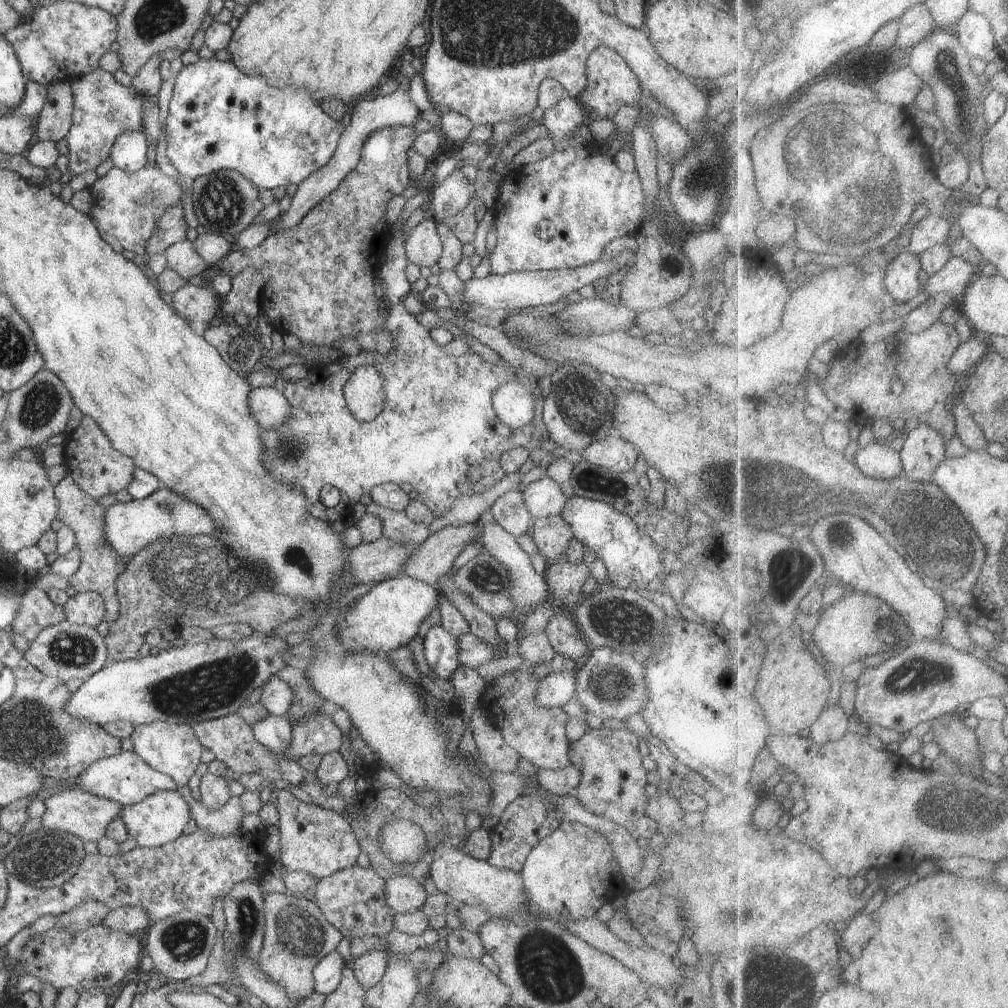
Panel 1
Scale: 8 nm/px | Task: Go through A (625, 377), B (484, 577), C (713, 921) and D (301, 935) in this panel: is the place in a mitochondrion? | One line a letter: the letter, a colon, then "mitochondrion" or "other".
A: other
B: mitochondrion
C: mitochondrion
D: mitochondrion

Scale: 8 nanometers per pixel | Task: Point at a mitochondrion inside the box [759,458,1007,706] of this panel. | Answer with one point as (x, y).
(933, 530)

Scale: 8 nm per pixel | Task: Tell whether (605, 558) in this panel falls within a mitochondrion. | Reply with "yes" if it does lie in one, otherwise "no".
no

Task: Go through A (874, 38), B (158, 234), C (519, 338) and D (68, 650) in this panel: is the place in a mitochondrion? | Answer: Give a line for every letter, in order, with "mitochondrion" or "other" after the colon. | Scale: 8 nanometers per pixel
A: other
B: other
C: other
D: mitochondrion

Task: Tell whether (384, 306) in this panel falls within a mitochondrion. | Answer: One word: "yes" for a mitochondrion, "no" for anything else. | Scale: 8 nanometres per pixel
no

